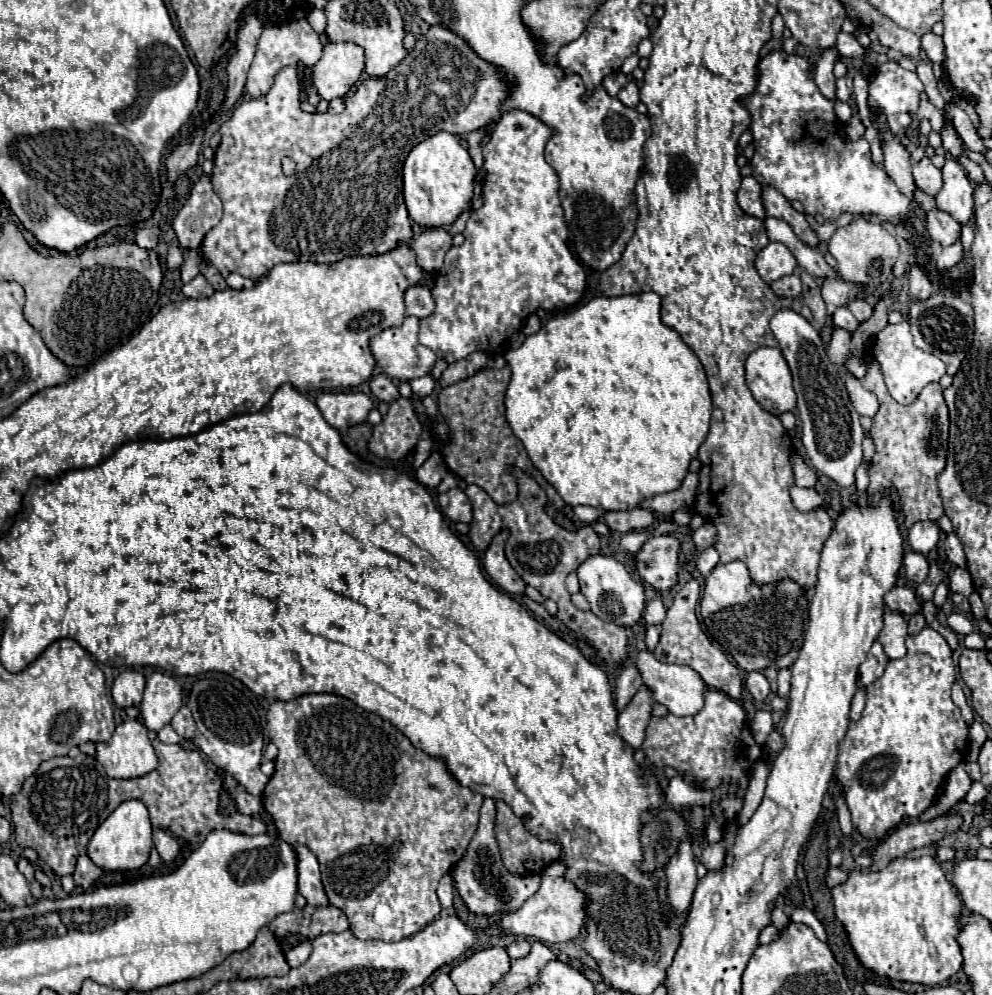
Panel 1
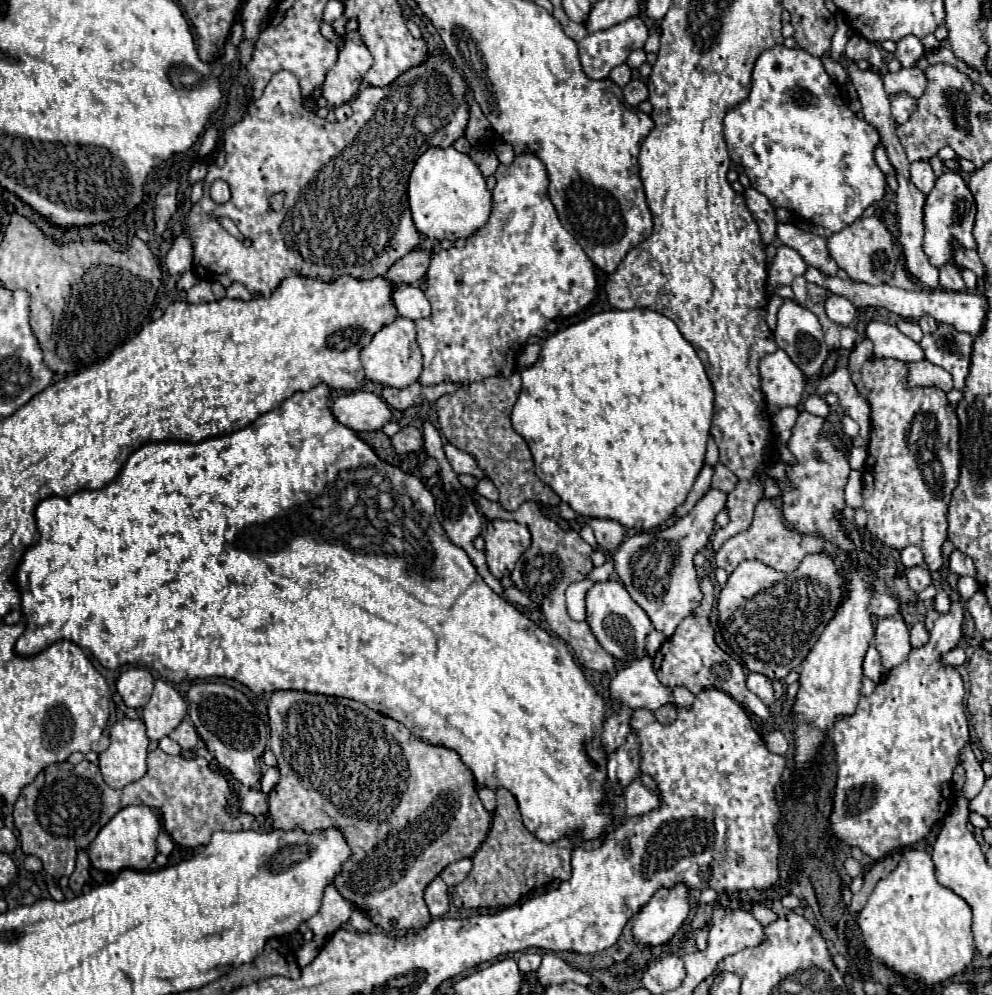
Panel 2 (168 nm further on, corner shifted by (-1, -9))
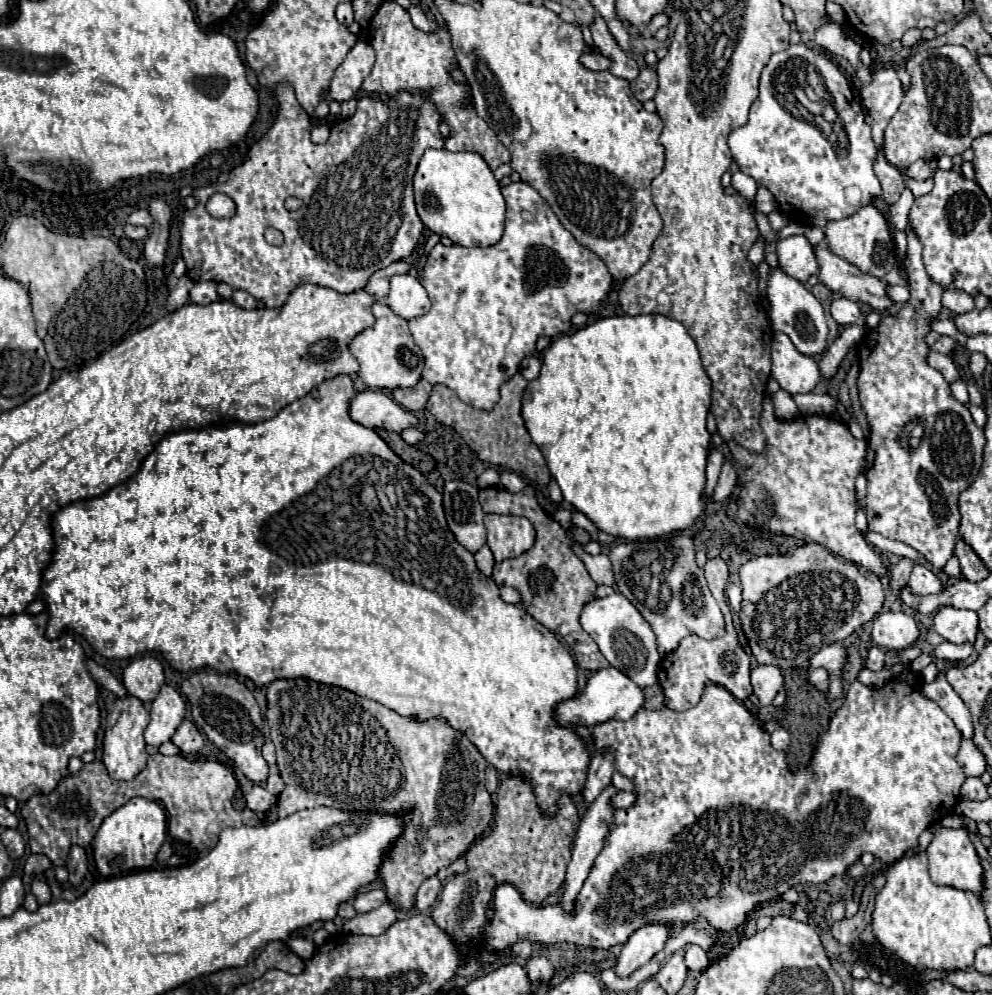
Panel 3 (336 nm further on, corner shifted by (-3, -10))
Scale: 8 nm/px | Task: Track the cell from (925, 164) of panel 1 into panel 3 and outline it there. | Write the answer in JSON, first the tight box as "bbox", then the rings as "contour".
{"bbox":[907,160,933,182],"contour":[[[917,160],[917,162],[913,162],[913,164],[907,168],[907,176],[909,176],[909,178],[915,178],[915,180],[919,180],[919,182],[927,180],[931,174],[933,174],[933,172],[931,172],[931,168],[929,168],[929,164],[927,164],[925,160]]]}

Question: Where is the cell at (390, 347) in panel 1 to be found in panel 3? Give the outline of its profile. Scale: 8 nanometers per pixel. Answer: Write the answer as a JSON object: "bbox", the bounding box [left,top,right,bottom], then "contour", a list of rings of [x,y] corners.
{"bbox":[349,302,423,390],"contour":[[[383,302],[373,304],[373,314],[375,314],[375,326],[361,332],[349,346],[351,354],[359,360],[359,366],[361,366],[357,376],[373,390],[377,390],[377,388],[389,388],[389,390],[413,388],[421,380],[423,354],[411,336],[407,320],[397,316]]]}

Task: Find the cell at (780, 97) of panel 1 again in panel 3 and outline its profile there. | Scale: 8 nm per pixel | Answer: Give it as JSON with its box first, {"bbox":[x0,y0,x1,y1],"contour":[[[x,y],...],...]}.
{"bbox":[727,44,881,228],"contour":[[[791,44],[787,50],[781,50],[781,52],[775,52],[769,62],[765,64],[763,72],[761,72],[761,80],[759,80],[759,98],[751,104],[751,112],[749,112],[749,120],[745,126],[741,128],[735,128],[729,138],[727,138],[727,144],[729,144],[729,150],[733,154],[733,160],[737,162],[739,170],[747,176],[751,176],[757,186],[763,186],[767,188],[777,204],[779,204],[779,210],[783,214],[787,214],[787,218],[791,222],[797,222],[797,224],[803,224],[803,226],[819,226],[819,228],[825,228],[827,222],[833,222],[833,220],[843,220],[843,218],[849,218],[853,216],[861,206],[867,206],[873,202],[875,196],[881,196],[881,184],[873,172],[873,162],[875,162],[875,156],[877,156],[877,150],[875,150],[875,144],[873,144],[873,138],[871,138],[871,126],[865,122],[865,114],[861,110],[861,104],[857,100],[853,100],[853,92],[843,76],[843,72],[827,58],[823,56],[821,52],[817,50],[809,50],[805,44]]]}

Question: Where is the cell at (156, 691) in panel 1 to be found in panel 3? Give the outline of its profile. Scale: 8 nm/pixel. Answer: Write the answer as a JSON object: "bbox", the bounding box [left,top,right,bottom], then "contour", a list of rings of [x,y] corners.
{"bbox":[145,686,185,746],"contour":[[[163,686],[159,696],[151,704],[151,722],[145,730],[145,742],[149,746],[161,746],[163,742],[171,740],[173,732],[179,728],[179,724],[185,718],[185,700],[181,694],[171,688]]]}

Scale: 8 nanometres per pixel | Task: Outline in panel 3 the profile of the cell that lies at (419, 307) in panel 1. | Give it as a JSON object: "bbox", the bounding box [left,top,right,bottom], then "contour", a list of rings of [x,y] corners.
{"bbox":[387,274,431,320],"contour":[[[411,274],[391,278],[391,290],[387,294],[387,304],[397,316],[405,320],[423,316],[431,310],[431,302],[429,302],[425,288]]]}

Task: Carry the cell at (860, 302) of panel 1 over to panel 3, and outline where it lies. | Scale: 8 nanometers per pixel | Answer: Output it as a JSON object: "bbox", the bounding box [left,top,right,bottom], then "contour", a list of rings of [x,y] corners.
{"bbox":[925,350,961,382],"contour":[[[933,350],[933,352],[927,354],[925,362],[927,362],[931,368],[939,370],[939,372],[945,376],[947,382],[953,382],[953,380],[959,380],[959,378],[961,378],[961,374],[957,372],[957,368],[953,368],[953,360],[949,360],[949,356],[945,356],[945,354],[939,354],[939,352]]]}

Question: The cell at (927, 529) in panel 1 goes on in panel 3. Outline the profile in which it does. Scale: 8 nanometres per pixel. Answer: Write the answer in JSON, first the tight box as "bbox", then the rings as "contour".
{"bbox":[889,558,915,590],"contour":[[[901,558],[901,560],[899,560],[899,564],[895,564],[895,566],[891,568],[889,584],[891,584],[891,588],[893,588],[893,590],[901,590],[901,588],[907,584],[909,574],[911,574],[911,570],[913,570],[913,566],[915,566],[915,562],[913,562],[913,560],[909,560],[909,558]]]}

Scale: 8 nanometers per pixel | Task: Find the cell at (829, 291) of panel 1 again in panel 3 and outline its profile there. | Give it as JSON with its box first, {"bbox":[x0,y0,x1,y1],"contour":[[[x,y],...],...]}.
{"bbox":[831,298,861,326],"contour":[[[835,298],[831,302],[831,316],[837,324],[841,326],[847,326],[847,324],[853,324],[859,320],[861,316],[861,310],[859,310],[859,304],[855,300],[849,300],[849,298]]]}

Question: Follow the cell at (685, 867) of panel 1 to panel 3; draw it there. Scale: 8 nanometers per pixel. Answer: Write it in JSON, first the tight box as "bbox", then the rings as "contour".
{"bbox":[615,922,671,976],"contour":[[[659,922],[647,924],[643,928],[635,930],[629,936],[629,940],[625,942],[625,946],[617,958],[615,972],[619,976],[629,976],[633,970],[647,964],[659,950],[663,950],[669,936],[671,936],[669,924],[659,924]]]}

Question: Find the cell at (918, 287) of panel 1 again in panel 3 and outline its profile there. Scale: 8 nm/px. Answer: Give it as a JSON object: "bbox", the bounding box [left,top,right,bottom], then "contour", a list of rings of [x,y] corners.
{"bbox":[931,336,957,354],"contour":[[[941,336],[931,348],[935,350],[935,352],[941,352],[941,354],[949,354],[953,348],[957,346],[957,342],[951,338],[951,336]]]}

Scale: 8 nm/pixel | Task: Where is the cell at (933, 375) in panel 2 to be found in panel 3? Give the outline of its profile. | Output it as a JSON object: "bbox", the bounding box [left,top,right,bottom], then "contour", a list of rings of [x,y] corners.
{"bbox":[951,380,969,404],"contour":[[[955,380],[955,382],[951,382],[951,392],[953,392],[953,396],[955,396],[961,404],[967,404],[967,402],[969,402],[967,388],[965,388],[965,382],[963,382],[963,380]]]}

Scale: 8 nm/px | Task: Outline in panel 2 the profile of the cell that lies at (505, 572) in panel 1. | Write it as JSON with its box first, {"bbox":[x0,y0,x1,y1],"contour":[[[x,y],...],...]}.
{"bbox":[485,519,531,579],"contour":[[[493,519],[487,523],[485,535],[485,555],[489,571],[503,579],[515,567],[517,559],[531,545],[531,533],[525,525],[517,521]]]}

